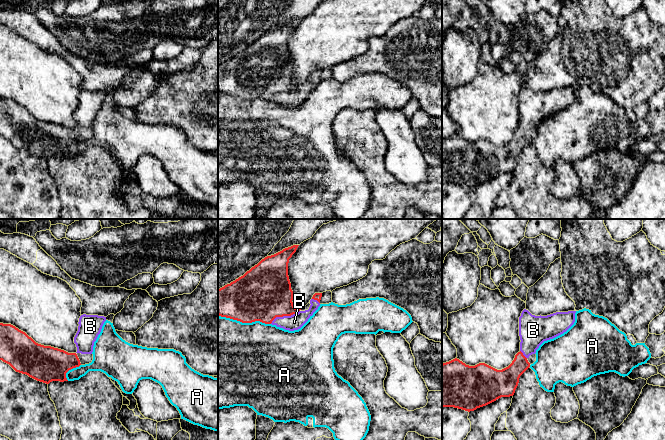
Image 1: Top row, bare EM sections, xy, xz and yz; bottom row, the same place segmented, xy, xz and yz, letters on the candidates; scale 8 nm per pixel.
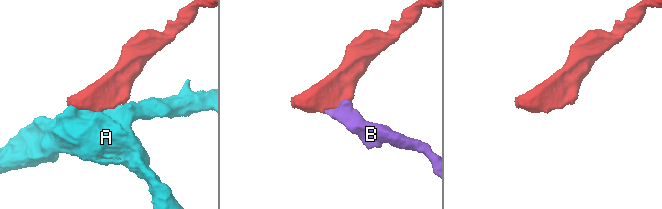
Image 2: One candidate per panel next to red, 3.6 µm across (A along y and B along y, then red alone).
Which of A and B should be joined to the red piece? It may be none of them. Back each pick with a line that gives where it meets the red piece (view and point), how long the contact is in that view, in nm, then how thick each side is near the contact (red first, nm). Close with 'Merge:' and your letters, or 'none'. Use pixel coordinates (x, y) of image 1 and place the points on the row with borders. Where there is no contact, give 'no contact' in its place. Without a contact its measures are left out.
B: xz (284, 315) | 260 nm | 440/130 nm
Merge: B

